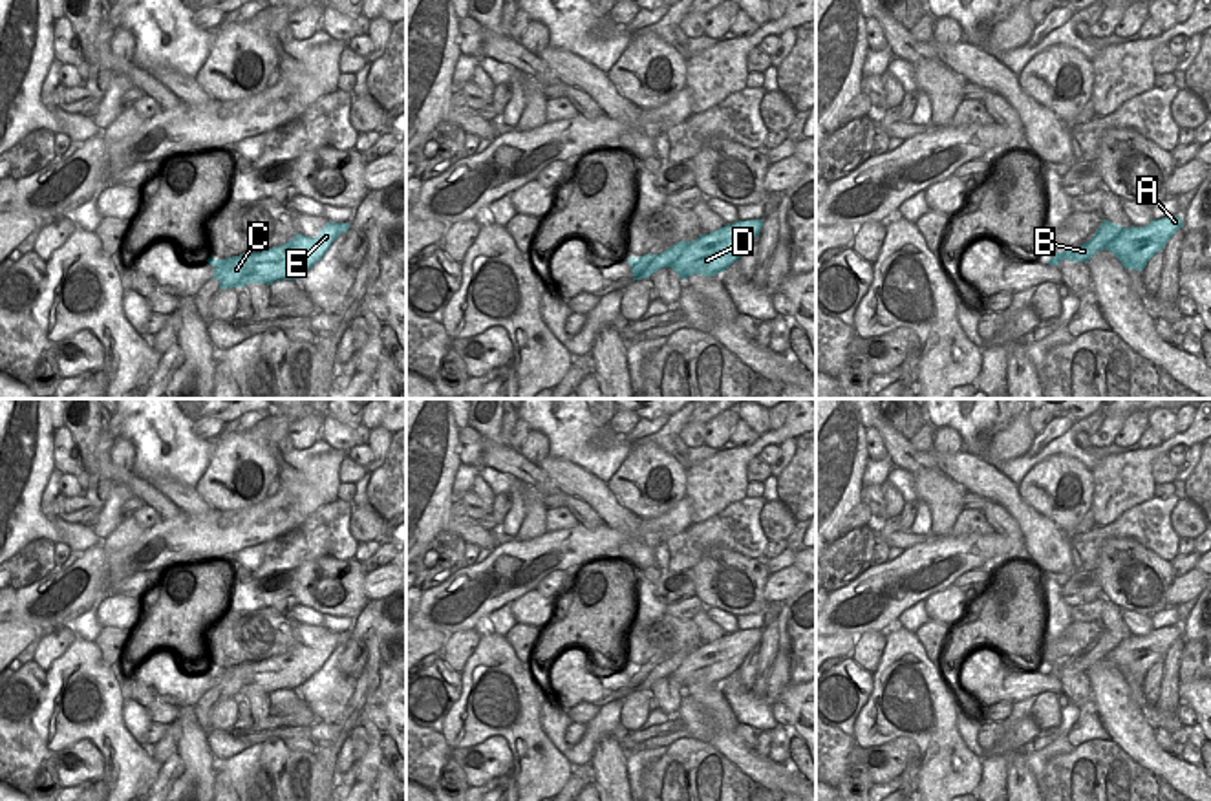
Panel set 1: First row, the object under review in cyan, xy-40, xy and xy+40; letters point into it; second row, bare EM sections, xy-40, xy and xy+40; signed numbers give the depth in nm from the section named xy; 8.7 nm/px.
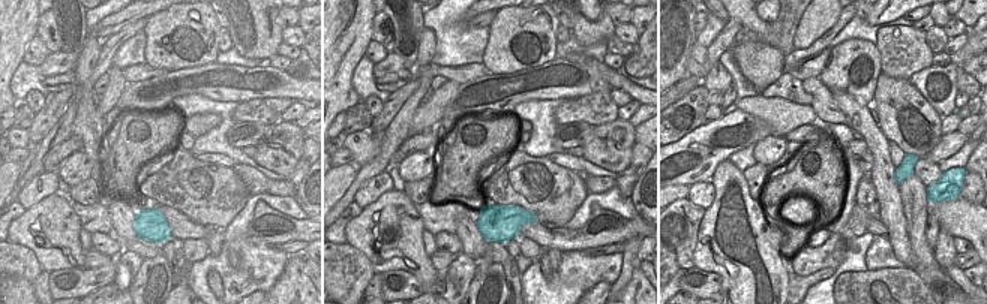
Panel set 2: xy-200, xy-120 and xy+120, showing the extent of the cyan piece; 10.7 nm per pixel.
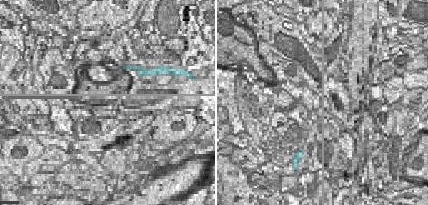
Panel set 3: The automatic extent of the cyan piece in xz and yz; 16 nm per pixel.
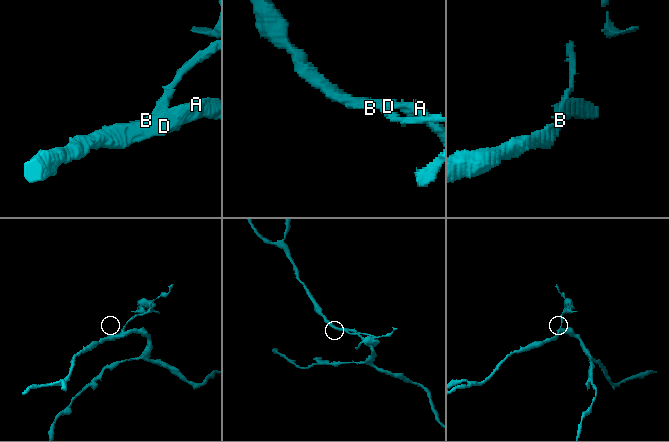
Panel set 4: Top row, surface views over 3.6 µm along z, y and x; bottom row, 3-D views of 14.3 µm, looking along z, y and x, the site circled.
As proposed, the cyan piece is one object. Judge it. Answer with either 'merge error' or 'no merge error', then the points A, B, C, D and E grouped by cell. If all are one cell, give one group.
merge error; A C D E / B

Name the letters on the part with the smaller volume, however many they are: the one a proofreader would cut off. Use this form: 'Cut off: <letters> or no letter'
Cut off: B

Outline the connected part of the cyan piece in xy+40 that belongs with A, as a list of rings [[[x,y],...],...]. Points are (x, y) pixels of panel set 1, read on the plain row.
[[[1180,625],[1152,629],[1145,636],[1129,636],[1107,655],[1107,660],[1121,671],[1125,680],[1143,680],[1180,636],[1184,636]]]

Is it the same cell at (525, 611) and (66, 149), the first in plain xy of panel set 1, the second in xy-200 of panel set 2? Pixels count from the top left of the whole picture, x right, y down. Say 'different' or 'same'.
different

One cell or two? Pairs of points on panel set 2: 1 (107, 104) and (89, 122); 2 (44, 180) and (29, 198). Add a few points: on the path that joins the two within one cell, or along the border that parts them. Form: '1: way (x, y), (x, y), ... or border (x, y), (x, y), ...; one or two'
1: border (95, 104), (101, 116); two
2: way (39, 183), (32, 193); one

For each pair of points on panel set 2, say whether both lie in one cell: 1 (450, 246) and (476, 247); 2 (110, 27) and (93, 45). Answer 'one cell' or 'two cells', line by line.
1: two cells
2: two cells

